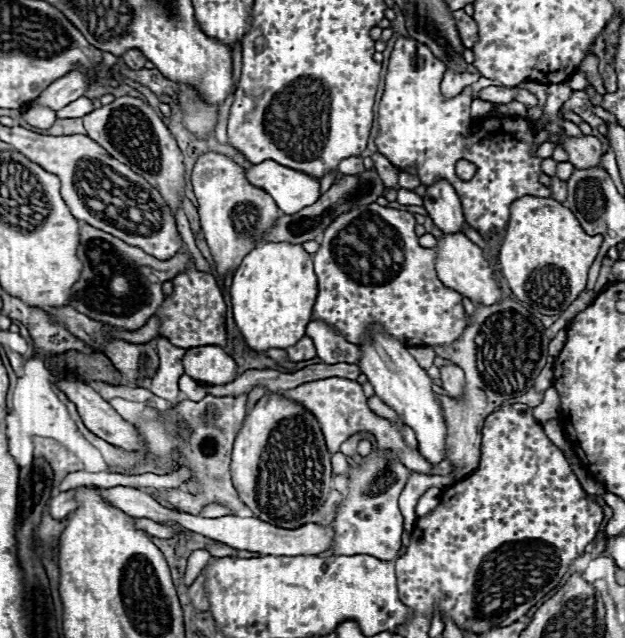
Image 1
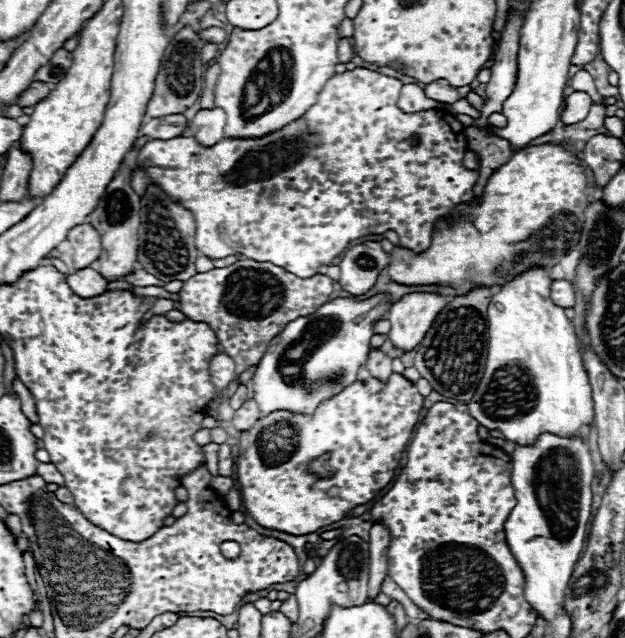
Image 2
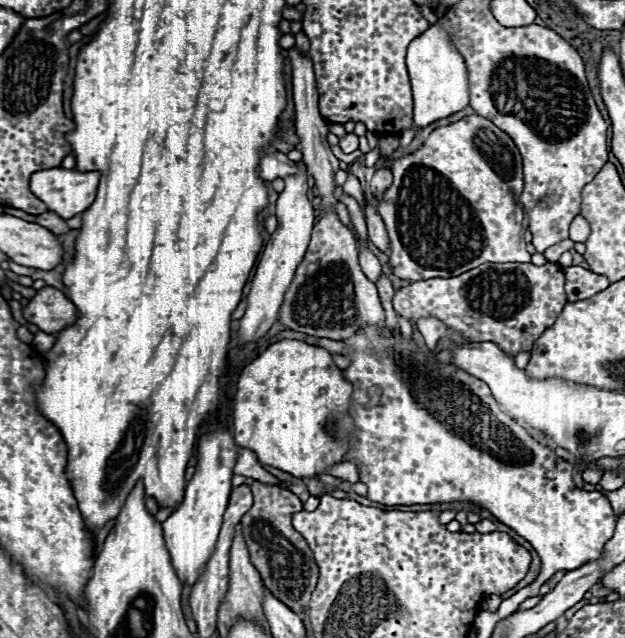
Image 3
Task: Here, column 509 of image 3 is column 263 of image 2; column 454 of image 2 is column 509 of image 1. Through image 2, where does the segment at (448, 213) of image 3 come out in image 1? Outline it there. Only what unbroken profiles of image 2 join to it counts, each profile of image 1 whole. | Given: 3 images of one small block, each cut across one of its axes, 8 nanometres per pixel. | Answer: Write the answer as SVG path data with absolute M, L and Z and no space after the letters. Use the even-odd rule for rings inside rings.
M398 38L390 55L386 88L378 106L378 152L384 154L396 168L416 164L422 184L430 186L436 178L448 180L460 200L466 214L466 222L480 234L492 230L504 234L504 226L510 216L510 204L522 196L552 196L550 190L538 182L542 174L540 162L534 152L538 146L532 144L534 130L522 118L484 118L482 126L474 124L470 105L475 93L470 86L463 90L461 103L448 103L440 94L440 82L446 66L432 56L428 46L414 38ZM458 160L470 160L476 164L476 174L470 182L462 182L454 166Z

